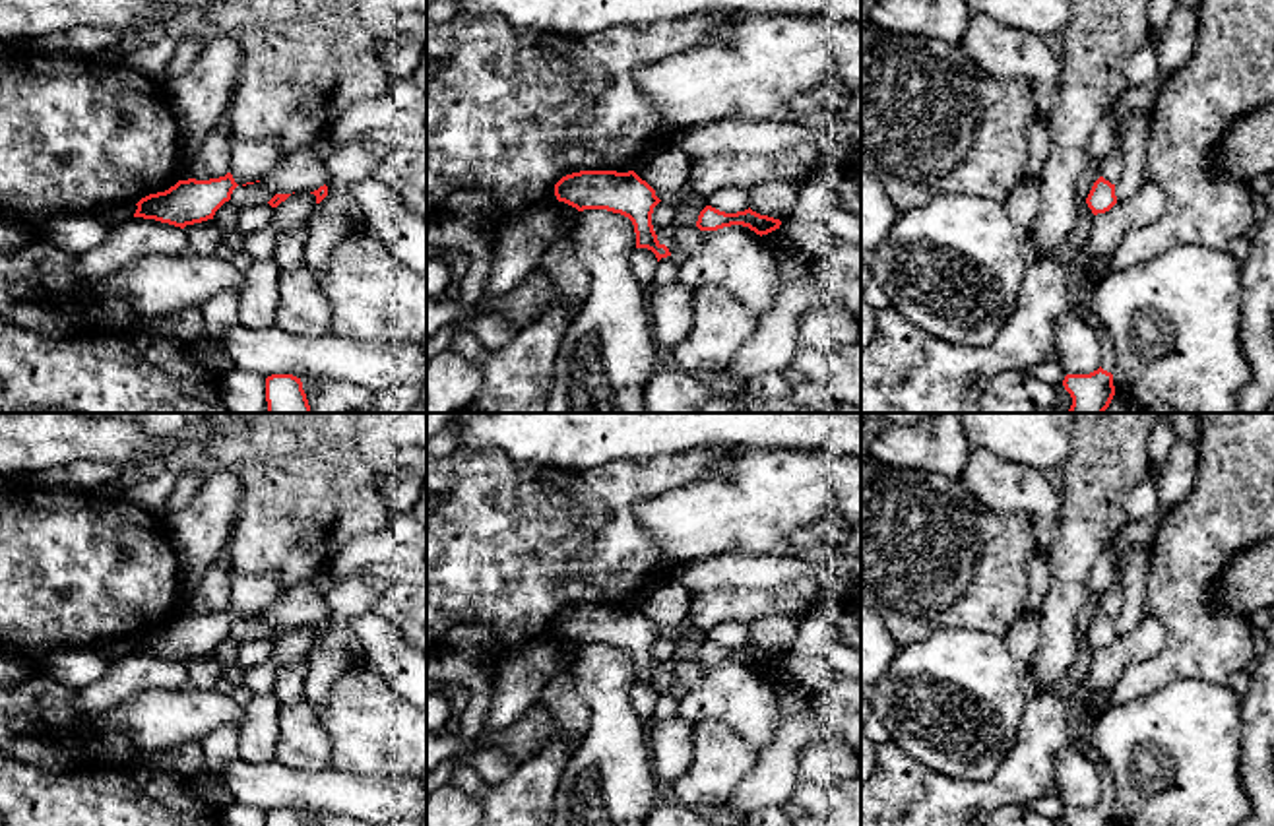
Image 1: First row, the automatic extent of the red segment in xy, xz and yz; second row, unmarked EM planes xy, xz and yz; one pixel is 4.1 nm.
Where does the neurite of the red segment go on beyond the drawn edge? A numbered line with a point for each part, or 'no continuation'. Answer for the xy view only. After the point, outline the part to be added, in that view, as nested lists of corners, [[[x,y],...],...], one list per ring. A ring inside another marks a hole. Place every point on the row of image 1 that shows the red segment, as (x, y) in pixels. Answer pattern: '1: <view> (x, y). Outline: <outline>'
no continuation

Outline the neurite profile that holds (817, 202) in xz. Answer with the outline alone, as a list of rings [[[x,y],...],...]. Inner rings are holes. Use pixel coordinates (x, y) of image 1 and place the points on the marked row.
[[[826,169],[818,178],[797,184],[791,221],[818,223],[844,238],[861,237],[861,221],[838,200],[838,169]]]

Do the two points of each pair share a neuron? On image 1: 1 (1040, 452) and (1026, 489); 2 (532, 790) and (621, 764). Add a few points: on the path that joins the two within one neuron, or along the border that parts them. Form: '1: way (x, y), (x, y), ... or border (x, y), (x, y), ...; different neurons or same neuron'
1: border (991, 452), (1040, 472); different neurons
2: border (573, 751), (553, 805); different neurons

